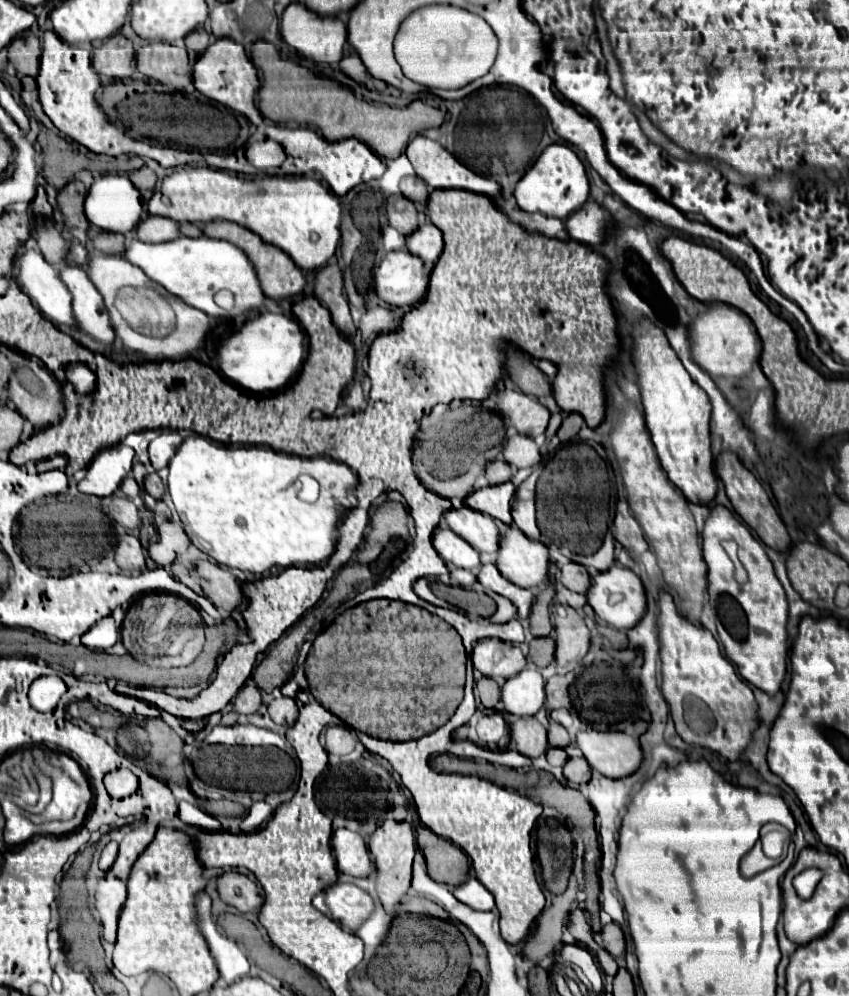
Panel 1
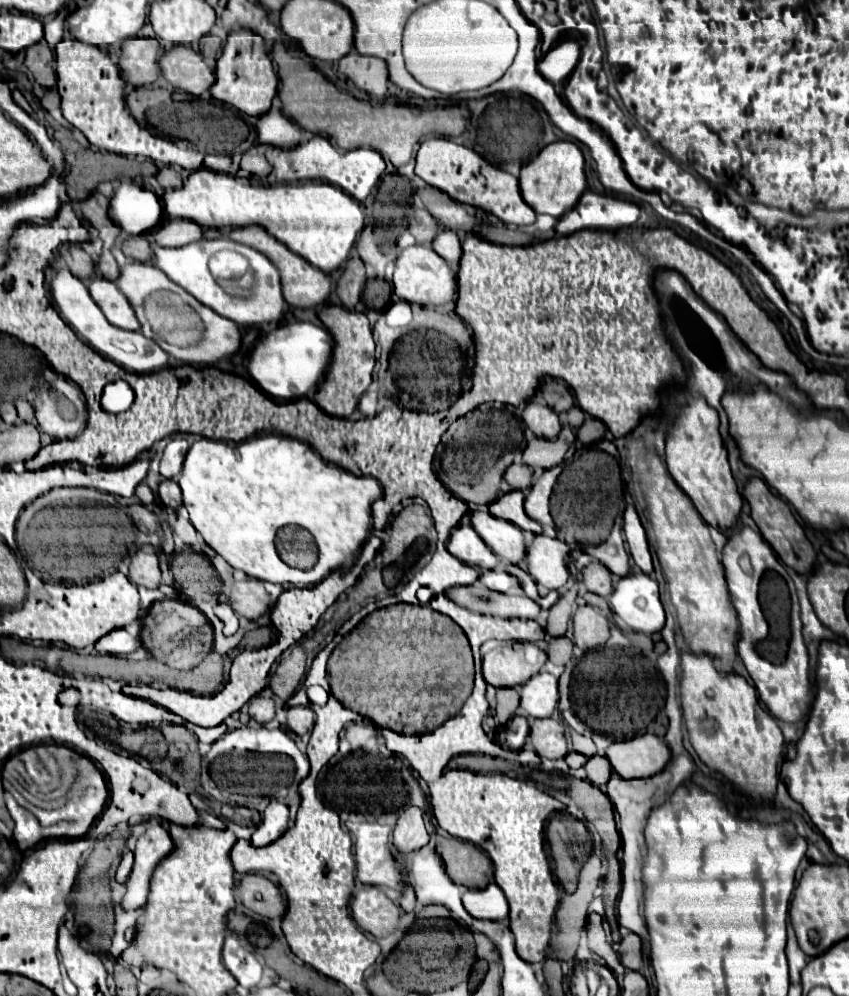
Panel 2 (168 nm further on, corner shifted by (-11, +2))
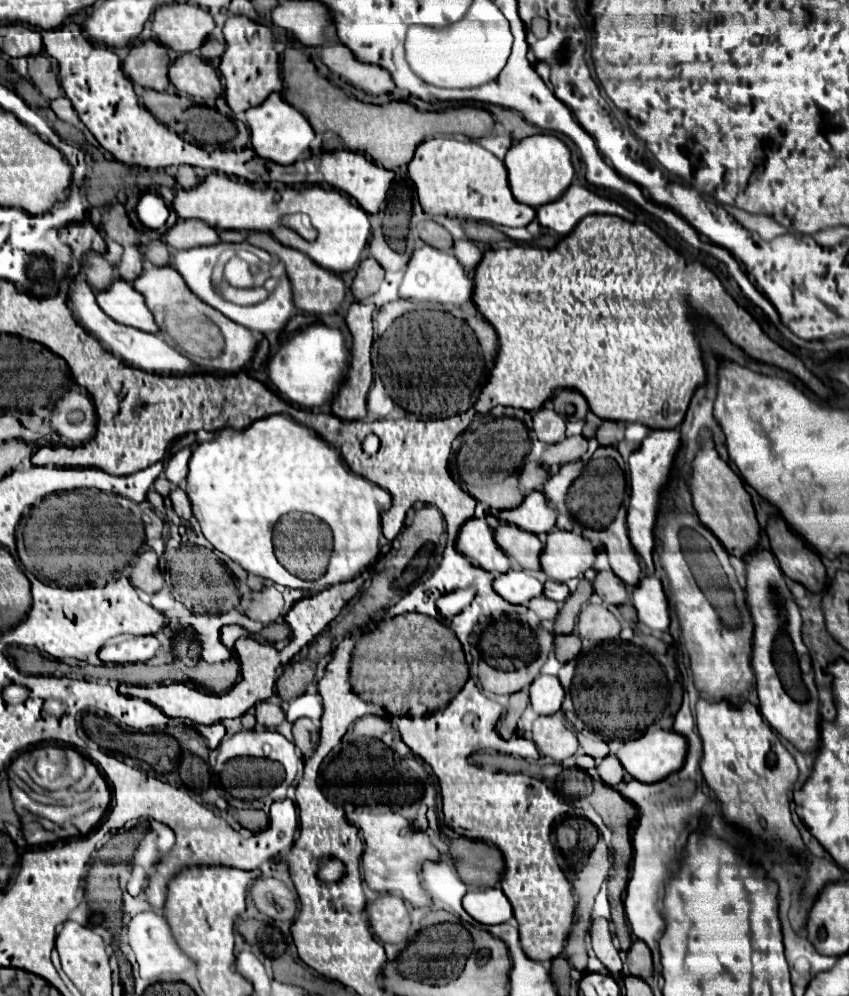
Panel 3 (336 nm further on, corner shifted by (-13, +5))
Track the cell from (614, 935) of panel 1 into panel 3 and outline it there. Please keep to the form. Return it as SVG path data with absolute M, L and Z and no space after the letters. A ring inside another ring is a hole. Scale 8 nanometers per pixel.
M636 940L632 944L626 964L628 964L628 974L632 976L642 976L642 980L648 980L652 976L652 956L648 946L642 944L642 940Z

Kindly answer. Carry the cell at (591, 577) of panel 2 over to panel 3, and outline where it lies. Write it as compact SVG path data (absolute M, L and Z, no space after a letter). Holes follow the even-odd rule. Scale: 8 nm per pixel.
M611 570L598 571L592 584L594 592L600 595L606 604L620 606L628 600L624 582Z

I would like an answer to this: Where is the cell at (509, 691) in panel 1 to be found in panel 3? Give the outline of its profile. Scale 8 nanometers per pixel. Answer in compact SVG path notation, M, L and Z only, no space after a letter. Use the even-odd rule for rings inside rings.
M540 674L532 686L530 686L530 702L536 714L548 716L548 714L556 714L562 706L564 700L564 690L562 684L556 676L544 676Z

